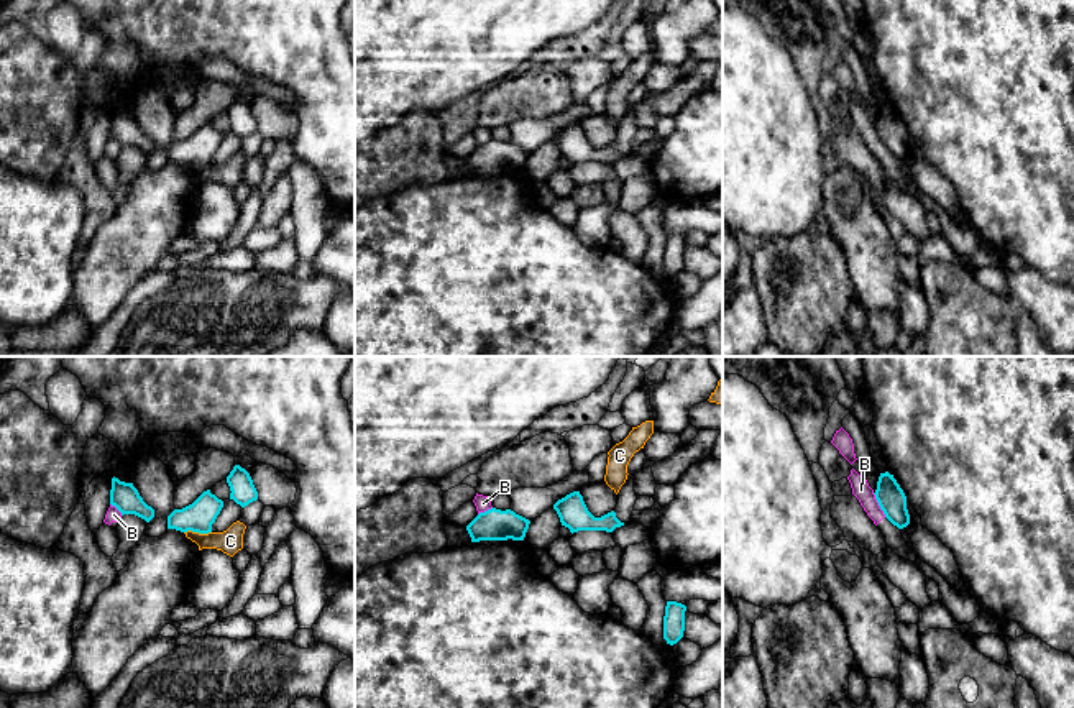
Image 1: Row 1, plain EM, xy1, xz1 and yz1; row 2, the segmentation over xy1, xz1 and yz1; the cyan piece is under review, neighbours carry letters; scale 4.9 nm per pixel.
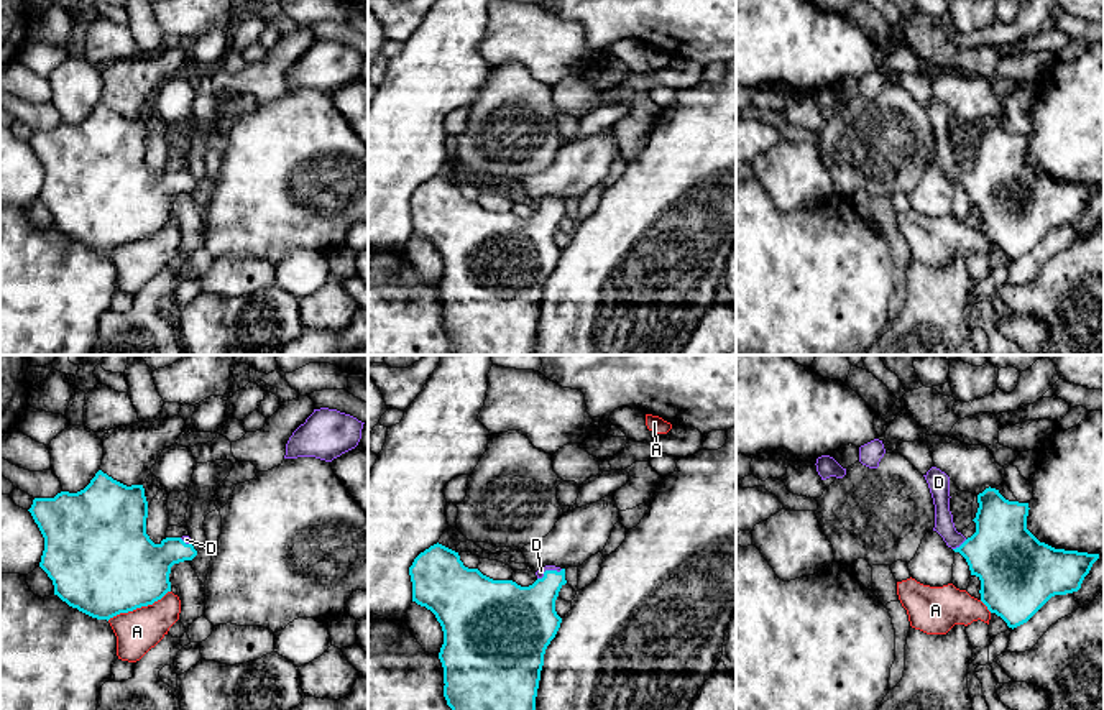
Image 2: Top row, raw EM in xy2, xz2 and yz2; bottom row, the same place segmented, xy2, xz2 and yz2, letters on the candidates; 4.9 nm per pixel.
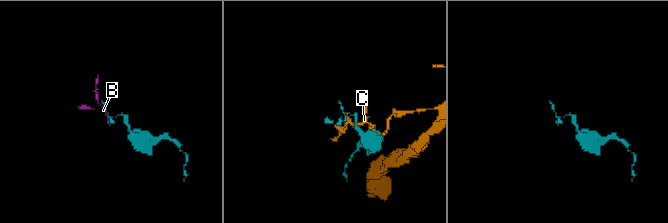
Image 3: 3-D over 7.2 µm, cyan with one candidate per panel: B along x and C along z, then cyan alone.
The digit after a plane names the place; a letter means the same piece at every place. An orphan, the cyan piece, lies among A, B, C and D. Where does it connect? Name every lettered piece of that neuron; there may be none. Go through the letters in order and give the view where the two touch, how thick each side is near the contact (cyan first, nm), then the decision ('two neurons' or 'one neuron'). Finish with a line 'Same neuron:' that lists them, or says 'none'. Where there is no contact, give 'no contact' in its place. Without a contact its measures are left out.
A: xy2 | 480/220 nm | two neurons
B: yz1 | 140/90 nm | two neurons
C: xy1 | 150/120 nm | two neurons
D: yz2 | 340/100 nm | one neuron
Same neuron: D

